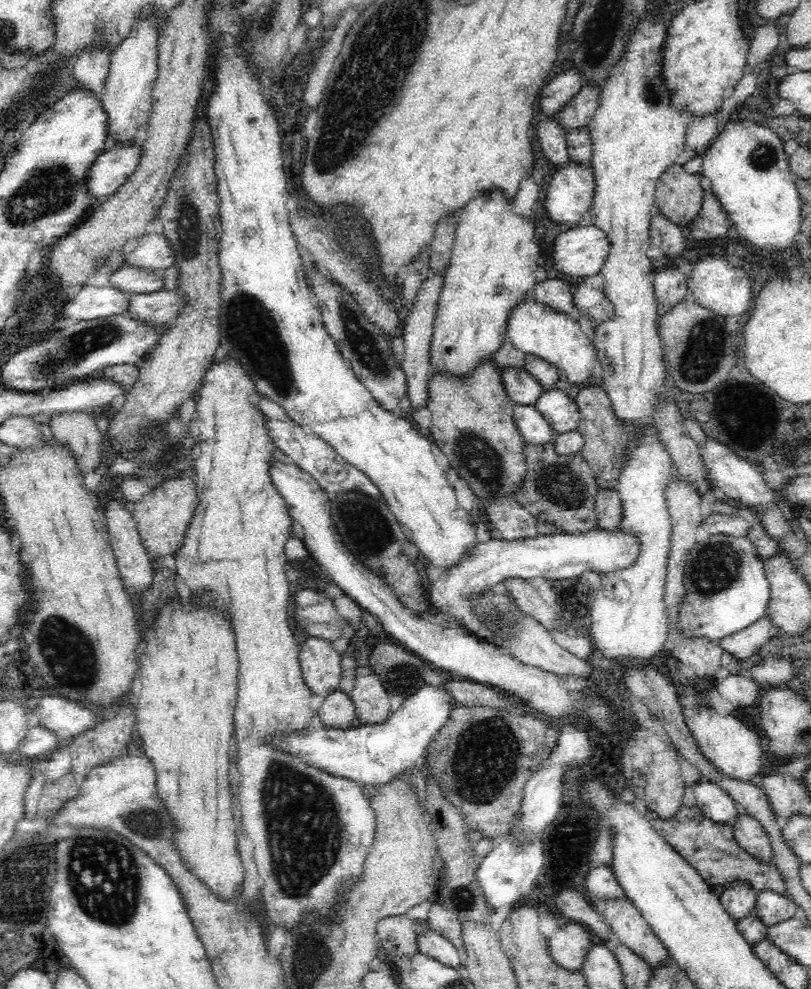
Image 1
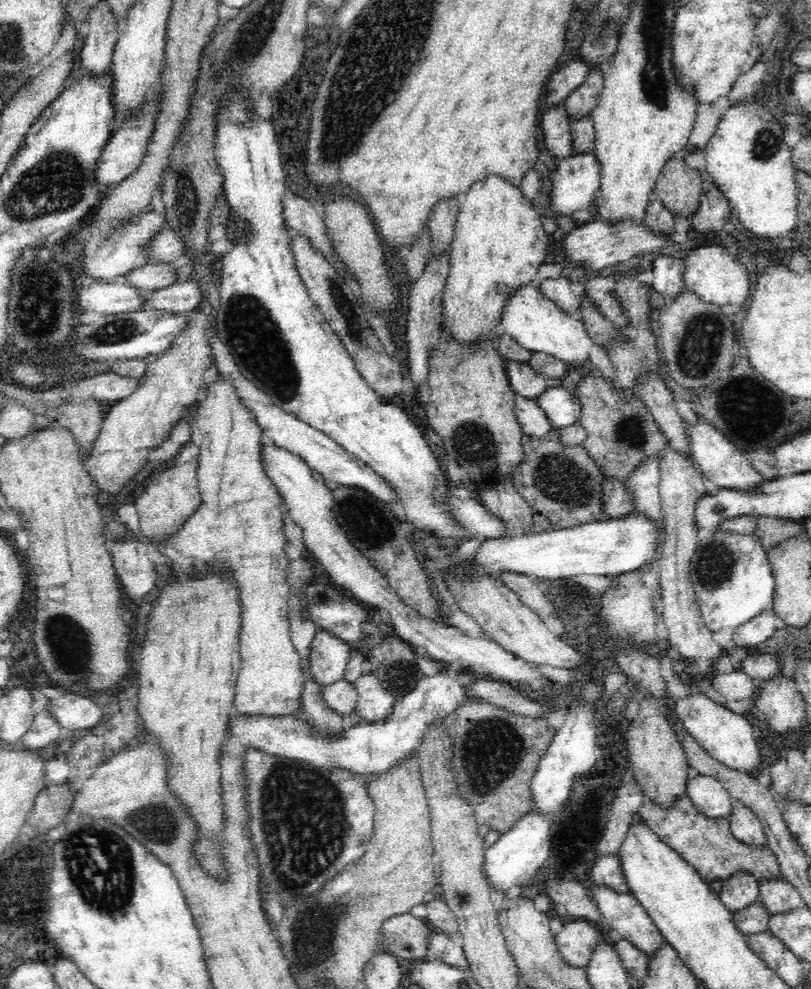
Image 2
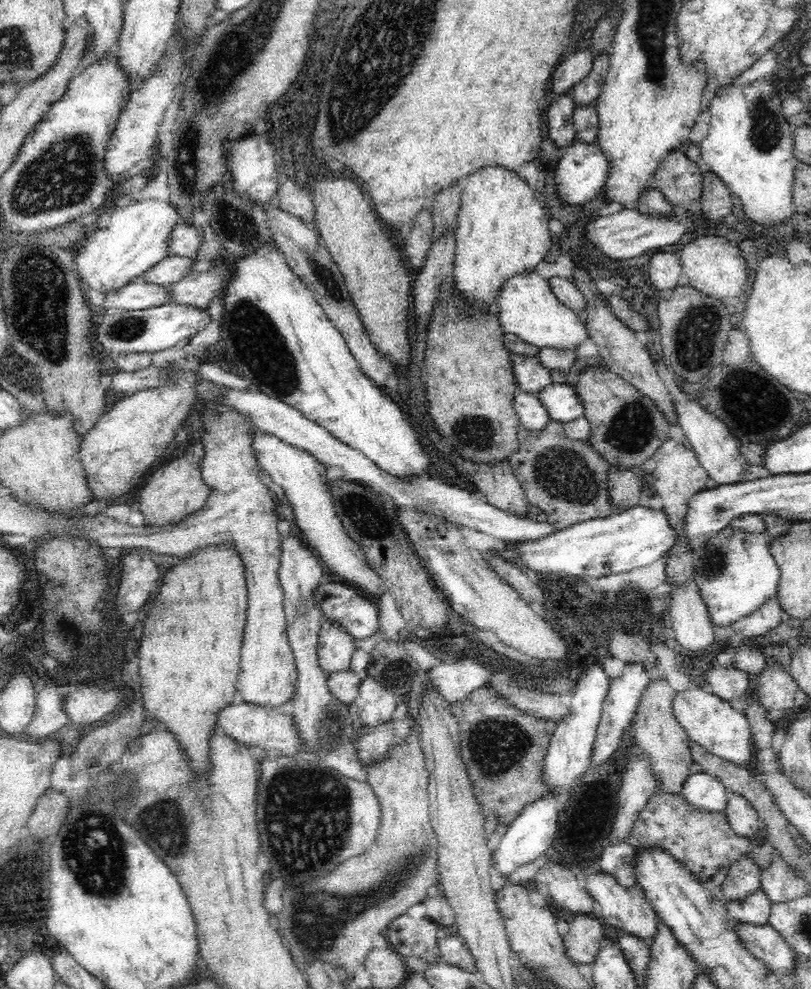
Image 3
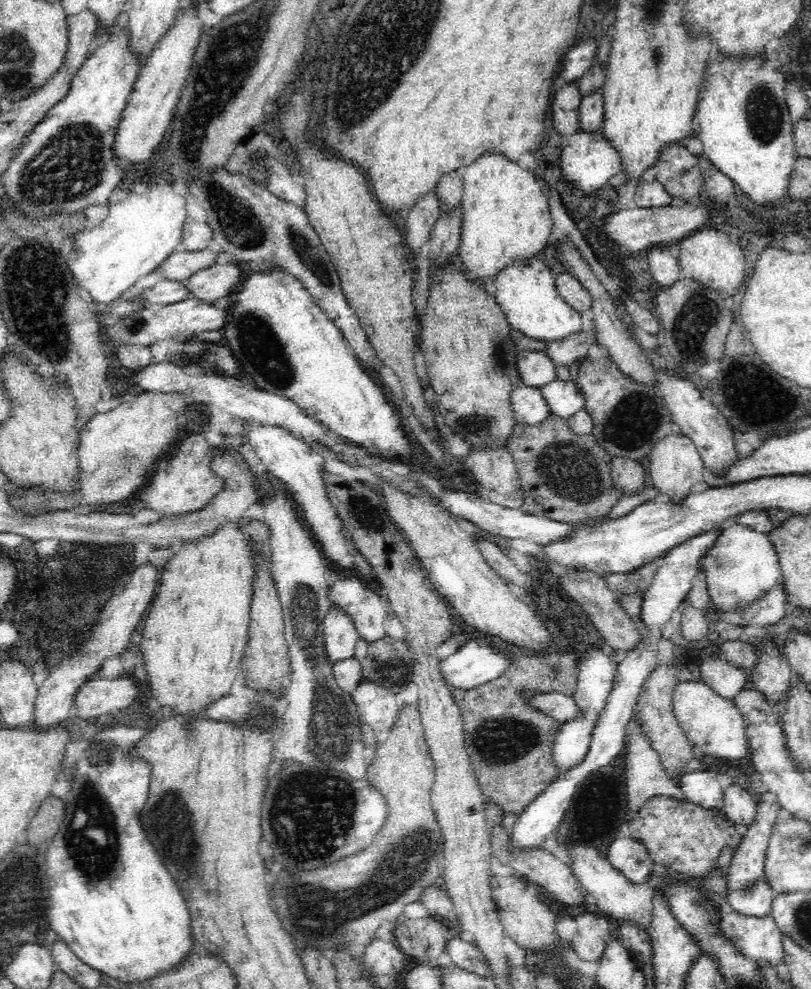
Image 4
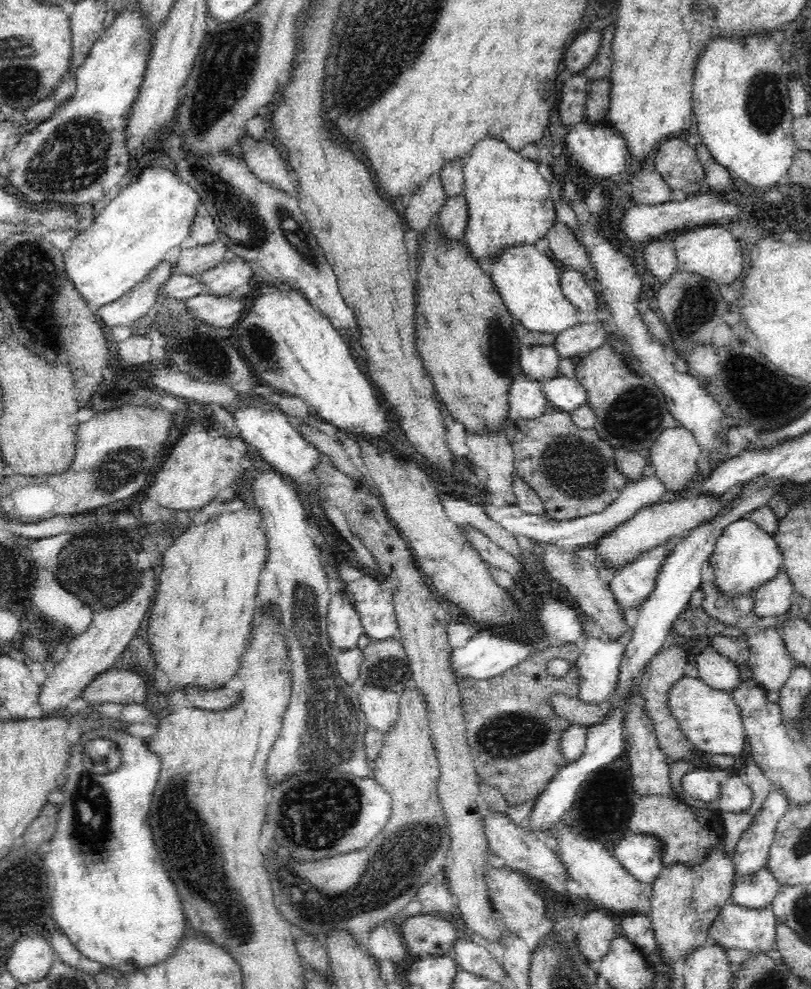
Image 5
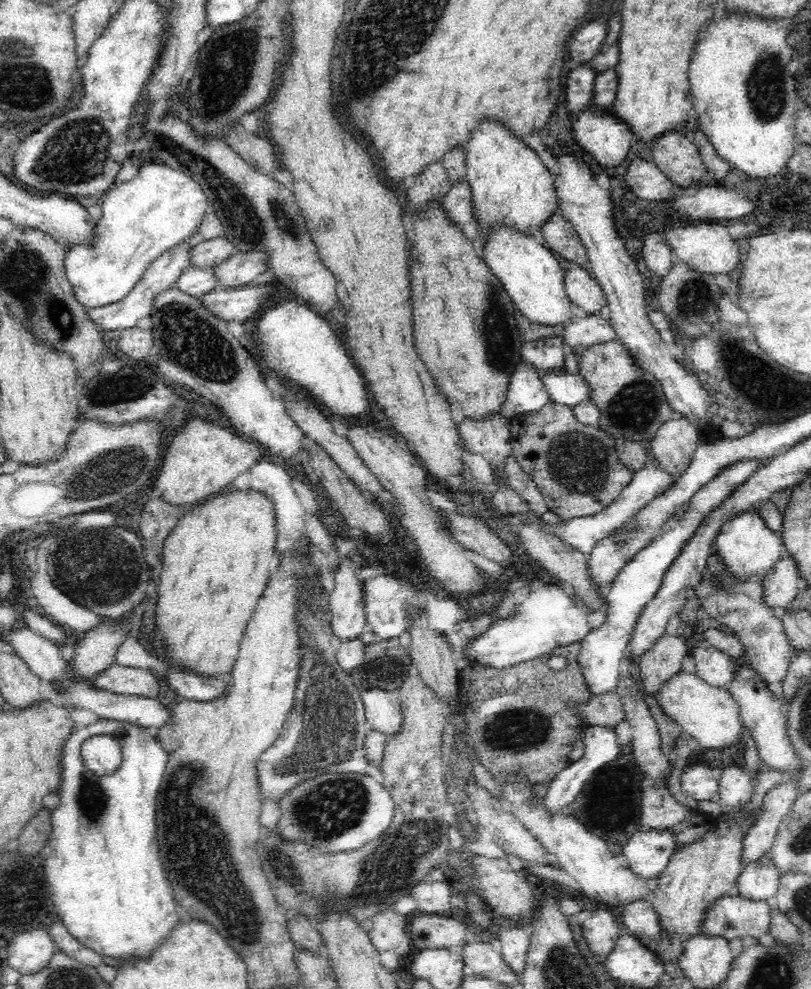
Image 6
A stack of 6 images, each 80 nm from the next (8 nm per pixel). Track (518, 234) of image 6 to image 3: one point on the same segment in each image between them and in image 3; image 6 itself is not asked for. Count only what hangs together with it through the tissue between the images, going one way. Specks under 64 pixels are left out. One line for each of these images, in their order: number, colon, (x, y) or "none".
3: (527, 307)
4: (526, 290)
5: (529, 281)

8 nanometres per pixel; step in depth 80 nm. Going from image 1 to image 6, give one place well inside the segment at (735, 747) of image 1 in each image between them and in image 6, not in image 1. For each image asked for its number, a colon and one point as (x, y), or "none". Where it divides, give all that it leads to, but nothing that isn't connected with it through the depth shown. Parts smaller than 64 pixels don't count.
2: (729, 737)
3: (710, 722)
4: (714, 723)
5: (709, 718)
6: (709, 713)

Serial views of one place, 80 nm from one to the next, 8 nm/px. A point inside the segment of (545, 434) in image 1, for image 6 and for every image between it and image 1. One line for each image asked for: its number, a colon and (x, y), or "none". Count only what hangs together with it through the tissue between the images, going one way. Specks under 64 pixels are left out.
2: (533, 420)
3: (532, 414)
4: (528, 404)
5: (527, 400)
6: (526, 392)

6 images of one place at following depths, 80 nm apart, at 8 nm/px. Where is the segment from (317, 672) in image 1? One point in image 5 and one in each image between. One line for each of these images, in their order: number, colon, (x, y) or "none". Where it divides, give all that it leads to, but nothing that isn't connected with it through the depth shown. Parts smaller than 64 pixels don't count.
2: (330, 653)
3: (336, 646)
4: (340, 632)
5: (344, 626)

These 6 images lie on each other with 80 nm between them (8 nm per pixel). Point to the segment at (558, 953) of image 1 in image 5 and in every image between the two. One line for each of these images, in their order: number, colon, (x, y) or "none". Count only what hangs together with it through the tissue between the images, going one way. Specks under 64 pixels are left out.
2: (577, 941)
3: (587, 935)
4: (593, 932)
5: (597, 930)

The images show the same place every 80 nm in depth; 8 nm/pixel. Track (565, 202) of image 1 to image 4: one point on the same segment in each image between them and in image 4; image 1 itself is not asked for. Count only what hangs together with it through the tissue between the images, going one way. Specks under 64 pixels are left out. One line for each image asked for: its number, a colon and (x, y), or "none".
2: (576, 182)
3: (582, 171)
4: (589, 159)

